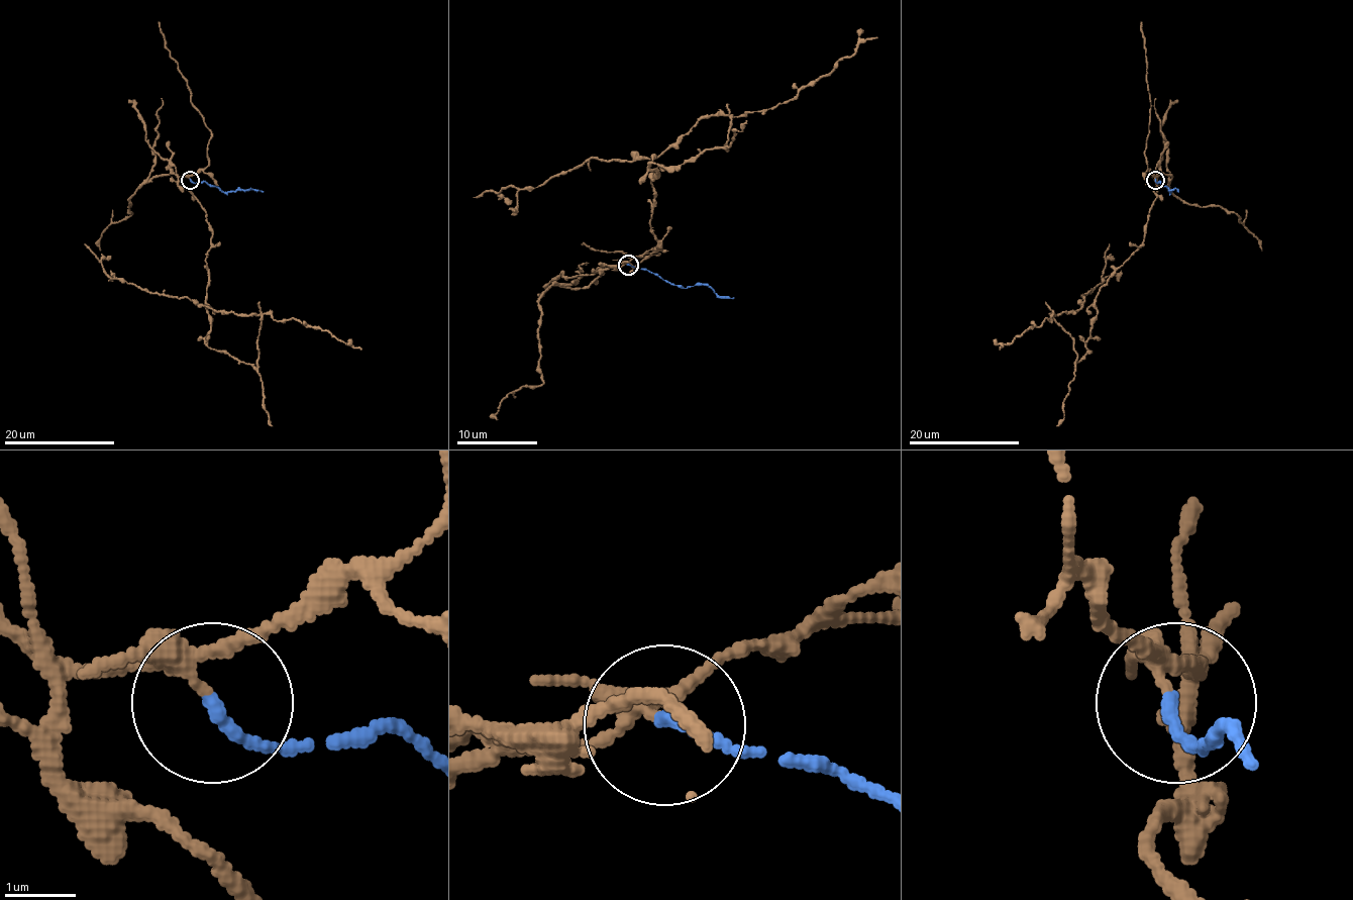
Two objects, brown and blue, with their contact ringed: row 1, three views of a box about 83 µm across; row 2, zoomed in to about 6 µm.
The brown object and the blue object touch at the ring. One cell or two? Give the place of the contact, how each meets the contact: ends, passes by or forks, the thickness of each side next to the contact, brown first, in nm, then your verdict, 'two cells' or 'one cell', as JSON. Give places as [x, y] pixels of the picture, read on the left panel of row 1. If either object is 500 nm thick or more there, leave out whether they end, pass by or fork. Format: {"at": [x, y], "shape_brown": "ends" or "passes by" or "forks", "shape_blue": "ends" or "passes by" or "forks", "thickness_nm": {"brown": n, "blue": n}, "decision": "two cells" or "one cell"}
{"at": [190, 180], "shape_brown": "forks", "shape_blue": "ends", "thickness_nm": {"brown": 160, "blue": 180}, "decision": "two cells"}

